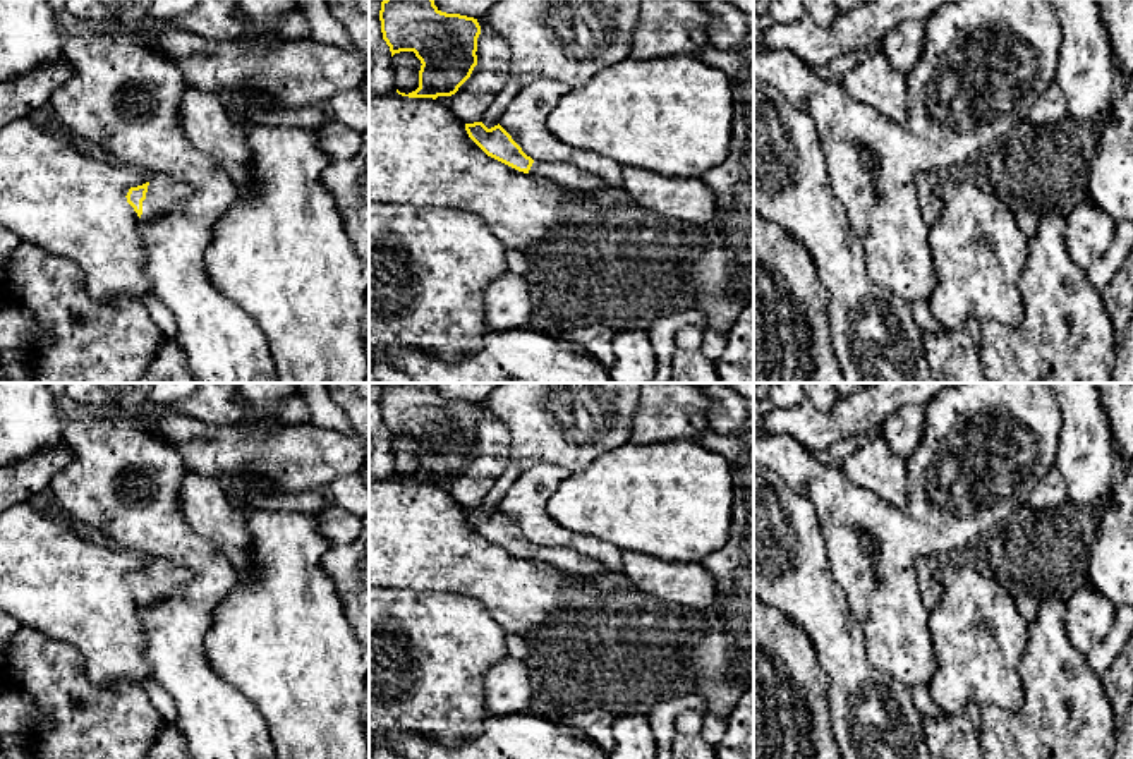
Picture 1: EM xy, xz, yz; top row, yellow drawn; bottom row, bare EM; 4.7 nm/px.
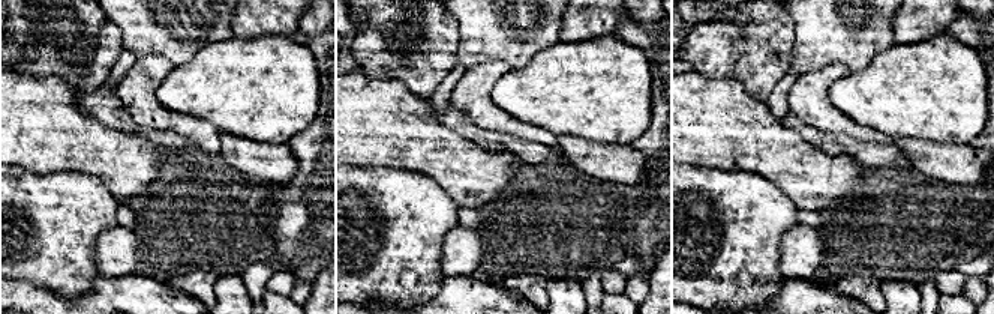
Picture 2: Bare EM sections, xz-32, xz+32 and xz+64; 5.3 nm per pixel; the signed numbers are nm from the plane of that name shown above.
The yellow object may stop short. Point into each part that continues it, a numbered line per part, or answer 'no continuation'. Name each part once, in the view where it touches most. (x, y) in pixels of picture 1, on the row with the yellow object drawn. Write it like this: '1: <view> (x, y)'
1: xy (163, 193)

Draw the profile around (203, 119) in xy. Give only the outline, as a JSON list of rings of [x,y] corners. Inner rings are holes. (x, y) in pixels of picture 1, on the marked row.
[[[189,84],[179,103],[179,125],[194,148],[223,167],[240,194],[251,187],[247,136],[232,122],[220,94]]]

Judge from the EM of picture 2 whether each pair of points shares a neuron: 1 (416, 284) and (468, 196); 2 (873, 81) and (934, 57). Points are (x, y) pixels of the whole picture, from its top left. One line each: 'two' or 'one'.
1: two
2: one

